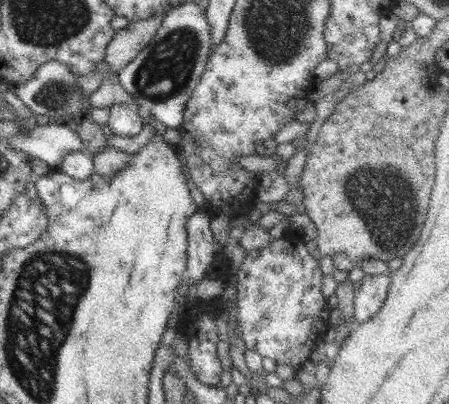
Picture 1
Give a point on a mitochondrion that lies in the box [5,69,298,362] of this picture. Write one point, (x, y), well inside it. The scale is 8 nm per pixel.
(54, 94)

